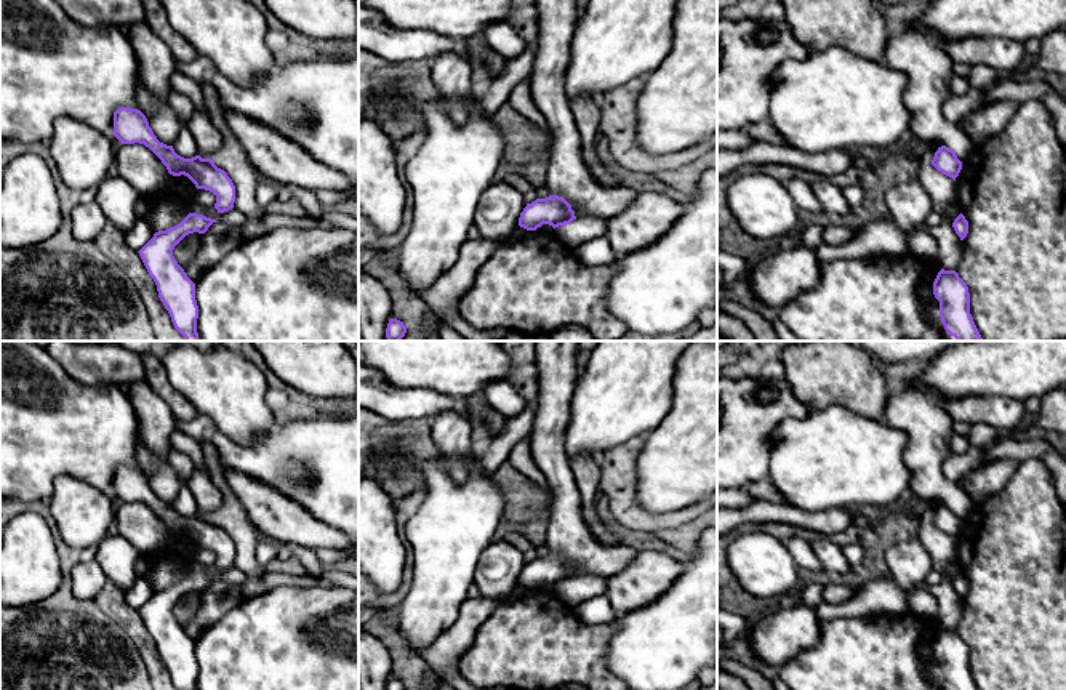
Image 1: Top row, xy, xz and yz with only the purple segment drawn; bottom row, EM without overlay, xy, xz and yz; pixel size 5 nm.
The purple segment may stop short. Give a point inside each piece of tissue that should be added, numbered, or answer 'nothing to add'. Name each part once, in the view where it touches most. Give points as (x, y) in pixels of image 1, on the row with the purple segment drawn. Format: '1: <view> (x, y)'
nothing to add

